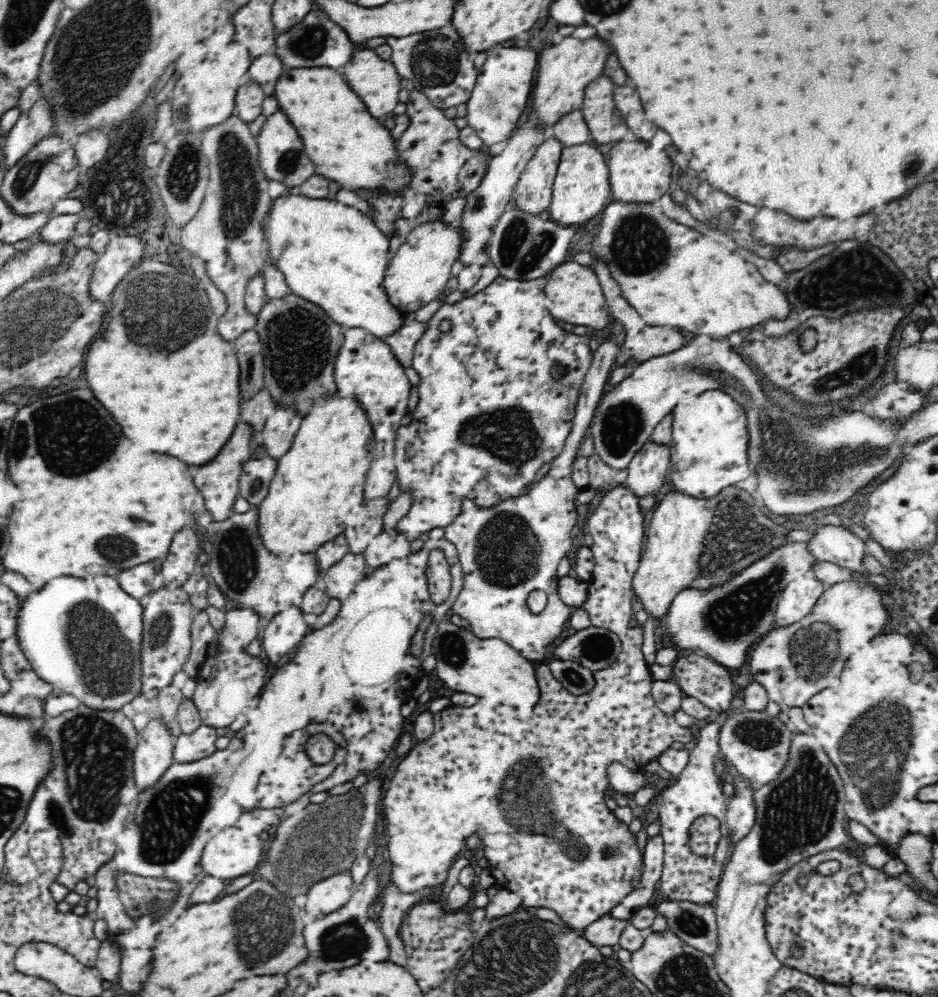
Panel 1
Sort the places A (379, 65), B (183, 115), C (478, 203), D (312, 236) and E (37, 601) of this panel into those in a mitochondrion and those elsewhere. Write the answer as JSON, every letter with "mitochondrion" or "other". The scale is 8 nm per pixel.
{"A":"other","B":"mitochondrion","C":"mitochondrion","D":"other","E":"other"}

